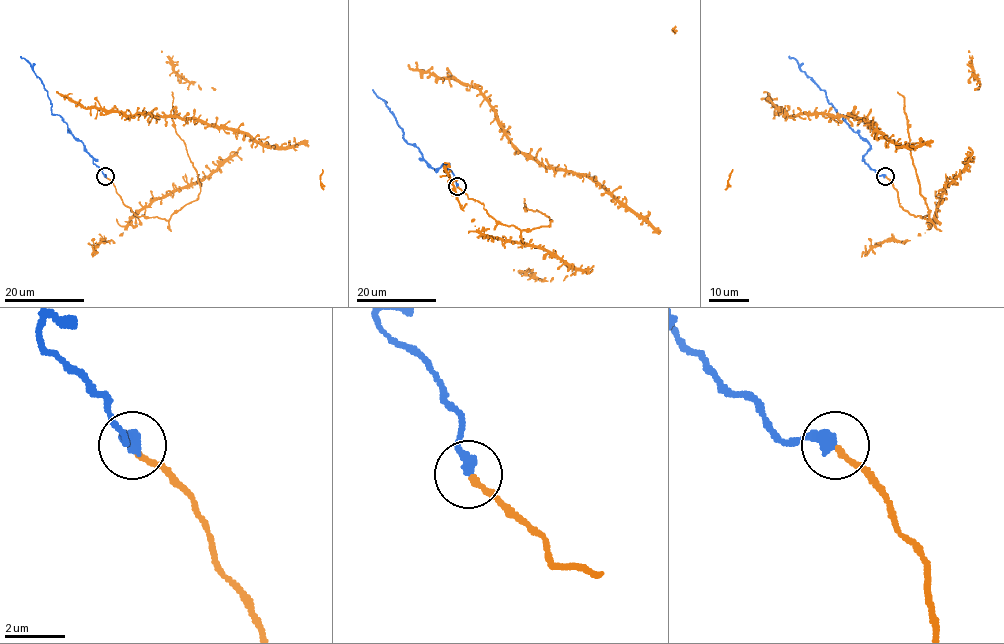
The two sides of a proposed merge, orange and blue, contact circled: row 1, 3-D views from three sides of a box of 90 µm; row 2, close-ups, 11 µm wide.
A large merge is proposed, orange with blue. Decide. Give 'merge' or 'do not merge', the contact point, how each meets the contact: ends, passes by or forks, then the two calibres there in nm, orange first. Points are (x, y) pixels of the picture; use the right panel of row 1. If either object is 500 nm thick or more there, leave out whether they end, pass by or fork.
merge | (885, 176) | orange ends | blue ends | 190/400 nm

